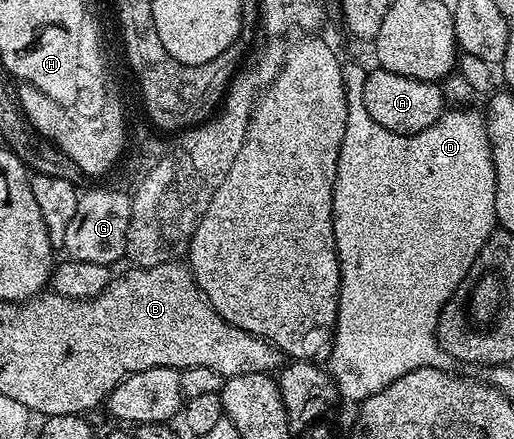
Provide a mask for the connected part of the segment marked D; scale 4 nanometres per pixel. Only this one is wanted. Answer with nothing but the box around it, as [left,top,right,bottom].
[327,60,498,403]

